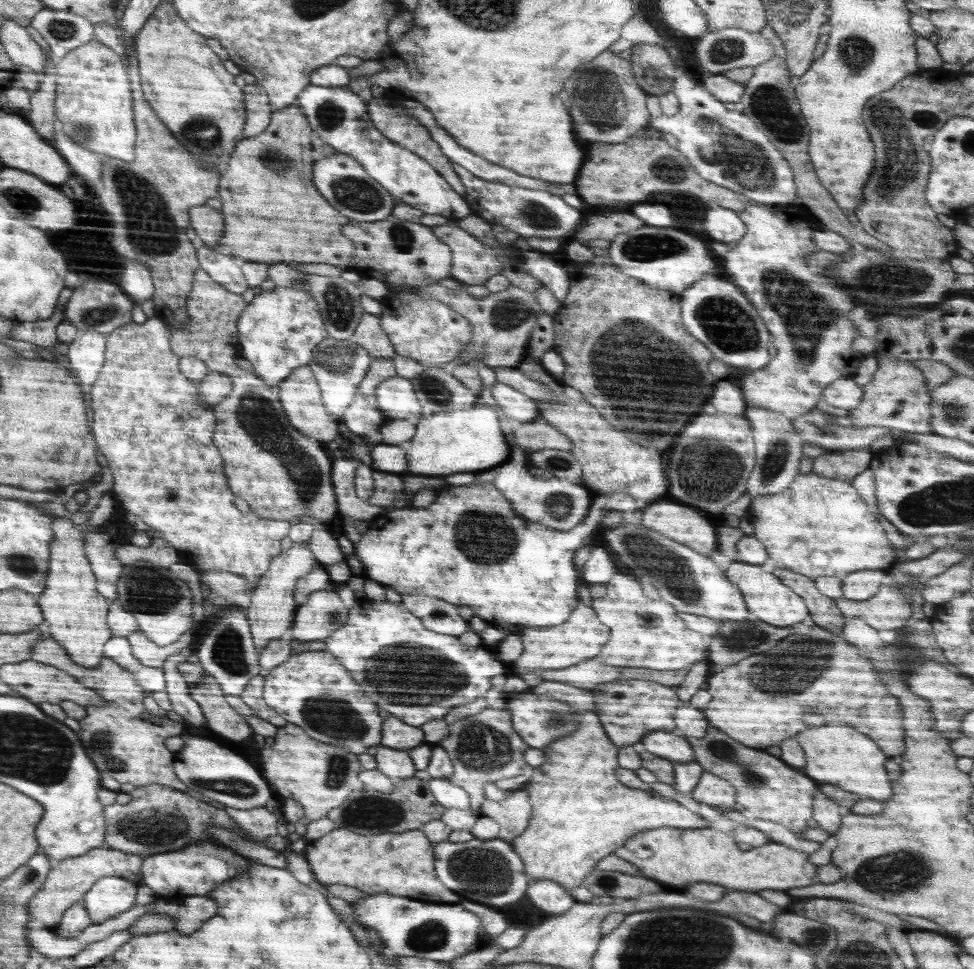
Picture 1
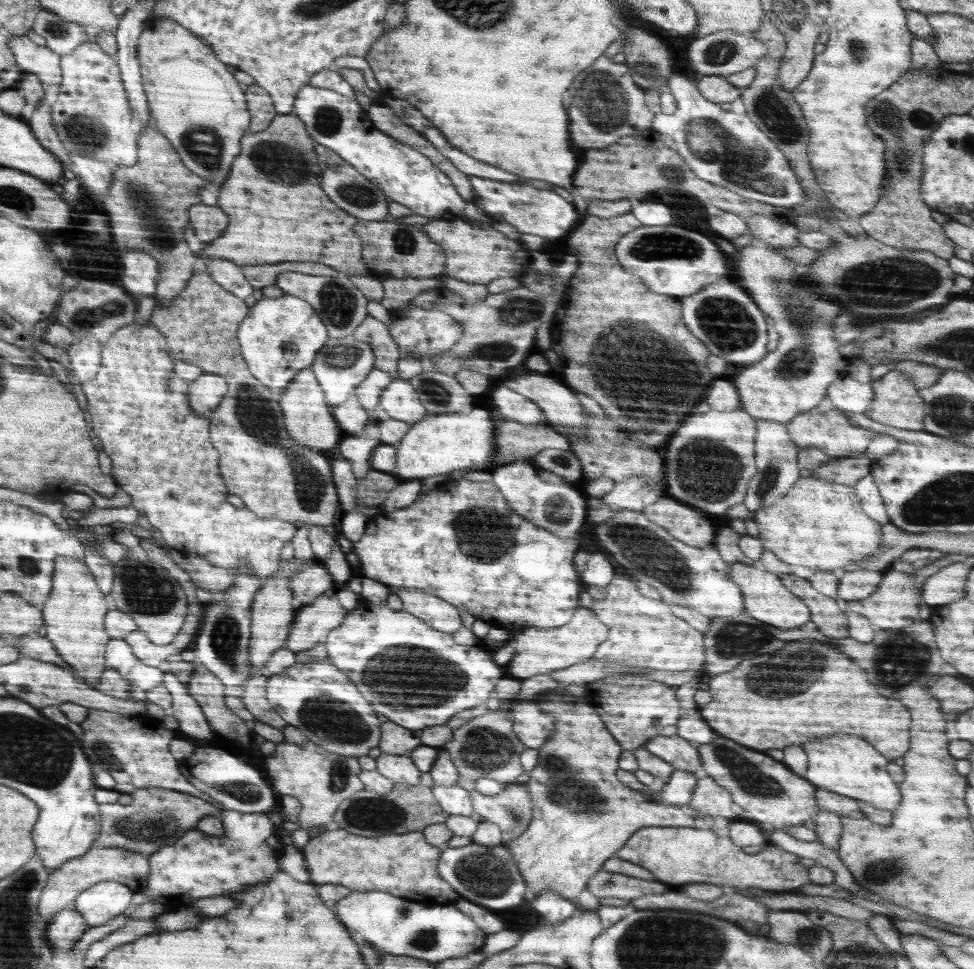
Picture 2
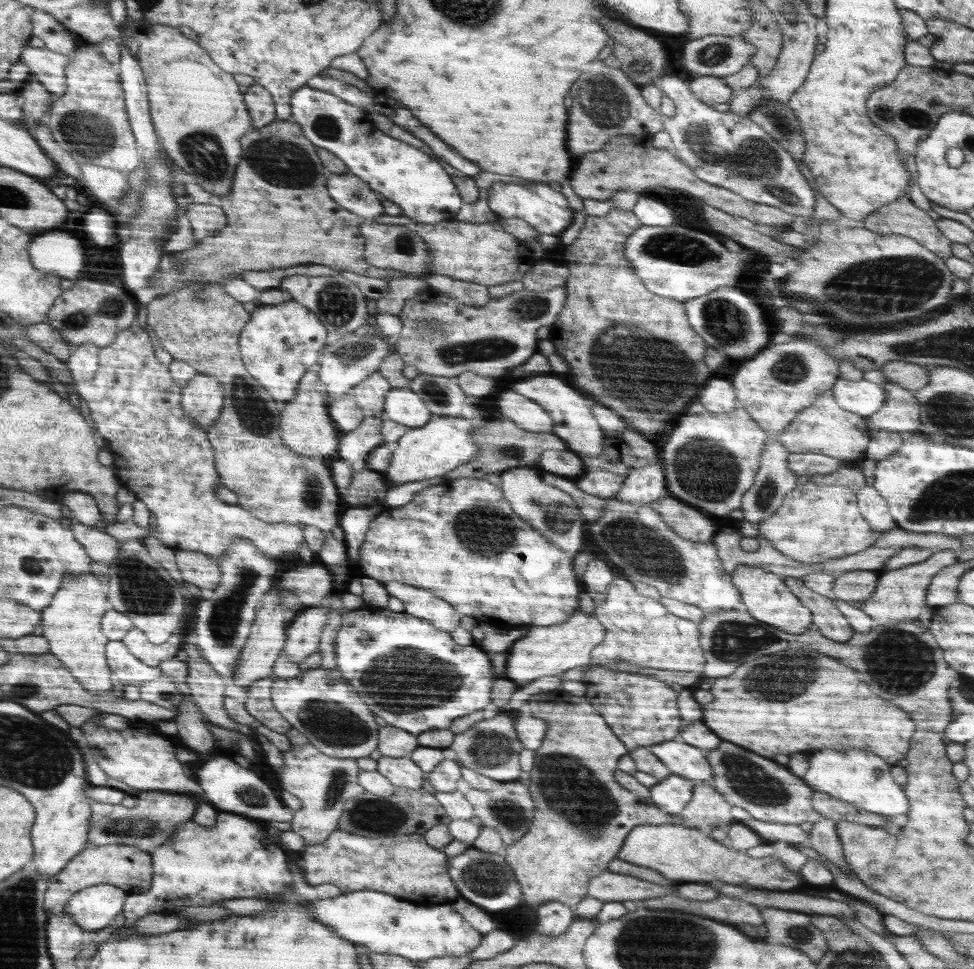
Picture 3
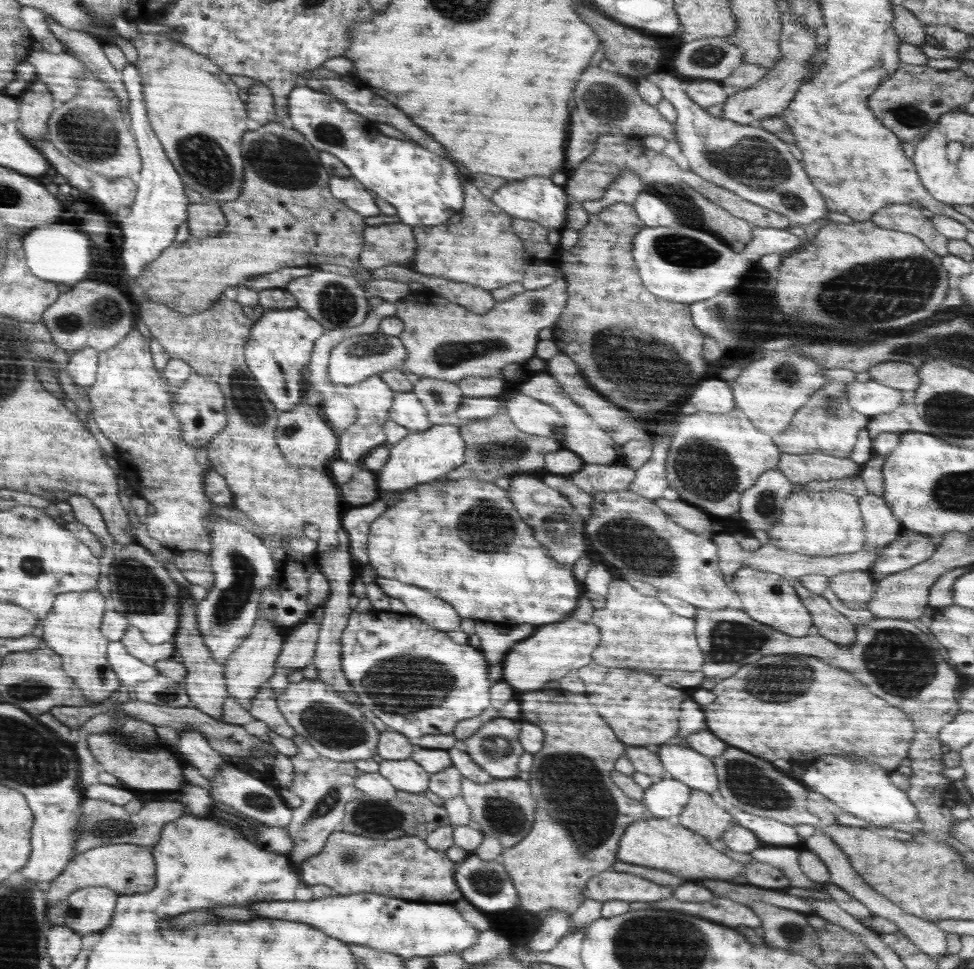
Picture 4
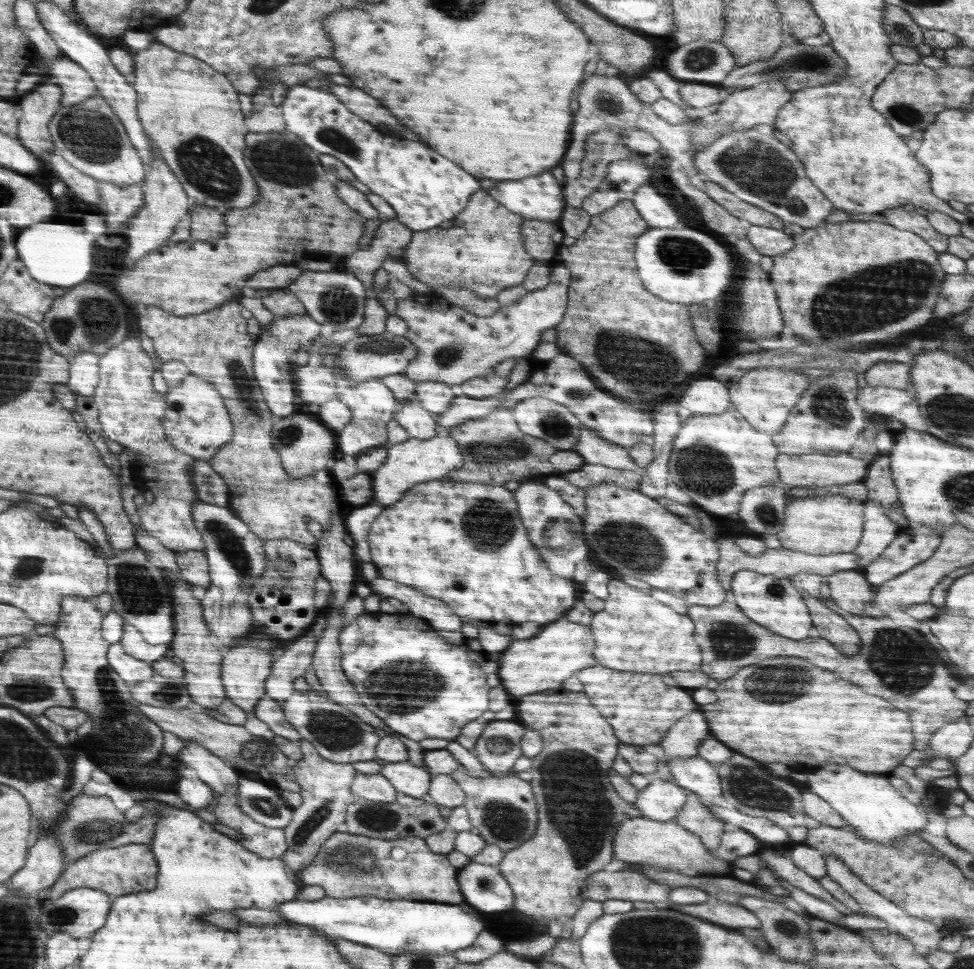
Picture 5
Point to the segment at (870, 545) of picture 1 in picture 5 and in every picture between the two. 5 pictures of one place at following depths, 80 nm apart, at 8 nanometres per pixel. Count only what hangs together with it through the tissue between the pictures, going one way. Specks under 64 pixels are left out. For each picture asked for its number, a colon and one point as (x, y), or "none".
2: (820, 525)
3: (814, 523)
4: (819, 524)
5: (823, 524)

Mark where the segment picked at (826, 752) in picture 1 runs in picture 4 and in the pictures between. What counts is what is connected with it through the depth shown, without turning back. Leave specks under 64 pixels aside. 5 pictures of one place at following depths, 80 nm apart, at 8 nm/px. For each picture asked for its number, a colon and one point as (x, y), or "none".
2: (846, 765)
3: (863, 779)
4: (864, 790)

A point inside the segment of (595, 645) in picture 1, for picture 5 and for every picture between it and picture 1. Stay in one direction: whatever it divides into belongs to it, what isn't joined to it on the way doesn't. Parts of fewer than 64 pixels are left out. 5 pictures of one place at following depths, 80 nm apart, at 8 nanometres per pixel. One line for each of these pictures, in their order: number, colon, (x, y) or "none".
2: (540, 650)
3: (550, 651)
4: (552, 651)
5: (540, 663)

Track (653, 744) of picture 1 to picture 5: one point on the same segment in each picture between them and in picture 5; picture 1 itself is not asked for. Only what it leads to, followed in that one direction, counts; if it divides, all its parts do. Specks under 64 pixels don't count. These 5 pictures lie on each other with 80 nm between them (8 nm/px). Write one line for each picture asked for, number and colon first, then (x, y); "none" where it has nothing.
2: (679, 753)
3: (682, 759)
4: (685, 764)
5: (696, 775)

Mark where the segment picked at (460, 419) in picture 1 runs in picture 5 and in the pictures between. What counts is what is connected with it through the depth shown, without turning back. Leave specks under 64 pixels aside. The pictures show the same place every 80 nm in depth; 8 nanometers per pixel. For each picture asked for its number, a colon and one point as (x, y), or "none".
2: (437, 444)
3: (443, 443)
4: (420, 457)
5: (415, 460)

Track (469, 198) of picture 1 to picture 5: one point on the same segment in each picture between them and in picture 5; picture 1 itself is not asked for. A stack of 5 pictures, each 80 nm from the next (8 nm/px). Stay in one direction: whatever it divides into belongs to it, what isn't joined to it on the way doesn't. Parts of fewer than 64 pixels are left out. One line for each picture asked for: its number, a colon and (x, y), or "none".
2: (541, 212)
3: (546, 211)
4: (538, 199)
5: (541, 198)

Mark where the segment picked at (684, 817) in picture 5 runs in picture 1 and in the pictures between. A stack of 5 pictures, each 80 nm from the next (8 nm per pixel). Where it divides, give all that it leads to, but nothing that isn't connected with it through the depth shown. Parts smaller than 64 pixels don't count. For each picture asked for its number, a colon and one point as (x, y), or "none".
1: (715, 791)
2: (709, 797)
3: (707, 806)
4: (701, 815)

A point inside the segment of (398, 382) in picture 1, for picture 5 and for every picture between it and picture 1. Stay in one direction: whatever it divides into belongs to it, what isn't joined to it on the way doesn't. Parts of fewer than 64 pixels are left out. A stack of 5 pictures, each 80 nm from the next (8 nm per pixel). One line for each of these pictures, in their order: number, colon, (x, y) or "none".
2: (400, 400)
3: (403, 405)
4: (407, 410)
5: (418, 422)

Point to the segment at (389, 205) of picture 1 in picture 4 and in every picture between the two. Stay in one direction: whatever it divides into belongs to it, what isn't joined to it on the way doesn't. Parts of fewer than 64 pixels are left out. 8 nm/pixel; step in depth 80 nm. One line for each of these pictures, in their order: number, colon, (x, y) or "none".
2: (352, 191)
3: (351, 192)
4: (351, 191)

